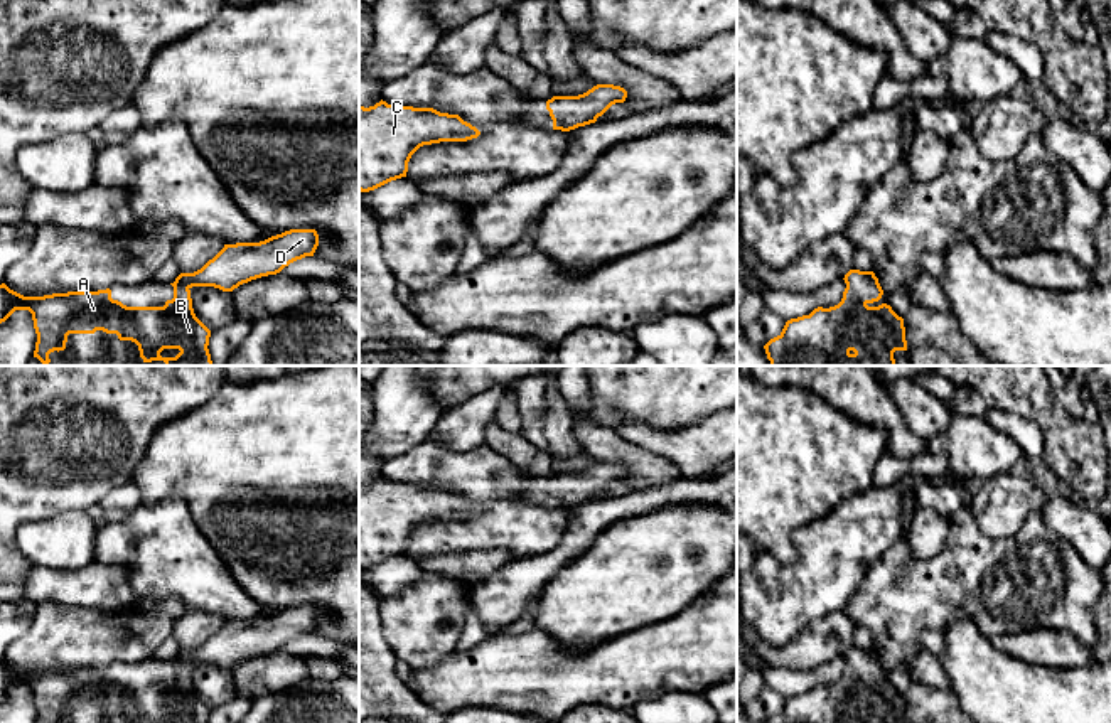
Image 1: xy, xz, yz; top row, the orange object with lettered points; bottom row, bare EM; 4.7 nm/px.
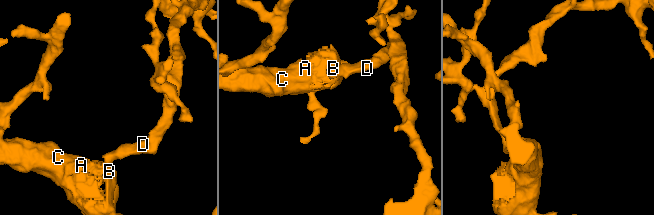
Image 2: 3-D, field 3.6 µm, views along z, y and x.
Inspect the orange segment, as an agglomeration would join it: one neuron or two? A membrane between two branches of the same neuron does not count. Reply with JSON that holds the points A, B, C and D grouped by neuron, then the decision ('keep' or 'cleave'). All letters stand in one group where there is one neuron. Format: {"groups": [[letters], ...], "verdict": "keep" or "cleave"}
{"groups": [["A", "B", "C", "D"]], "verdict": "keep"}

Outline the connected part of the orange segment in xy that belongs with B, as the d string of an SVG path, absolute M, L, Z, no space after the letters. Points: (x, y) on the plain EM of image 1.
M290 607L260 620L224 622L194 651L180 651L174 676L164 684L126 684L111 676L111 667L67 669L24 674L0 662L0 701L15 688L32 691L35 723L66 723L69 711L116 711L137 723L209 723L211 708L196 694L192 664L233 669L251 657L276 652L290 640L314 634L315 607Z

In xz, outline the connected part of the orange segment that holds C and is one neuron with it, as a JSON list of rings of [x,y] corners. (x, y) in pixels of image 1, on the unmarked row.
[[[359,484],[359,568],[369,570],[406,554],[411,533],[423,522],[467,519],[480,509],[459,492],[433,485]]]

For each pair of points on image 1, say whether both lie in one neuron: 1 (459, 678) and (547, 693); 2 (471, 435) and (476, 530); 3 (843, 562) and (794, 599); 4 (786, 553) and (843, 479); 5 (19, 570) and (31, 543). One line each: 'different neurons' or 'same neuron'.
1: same neuron
2: different neurons
3: same neuron
4: same neuron
5: different neurons

